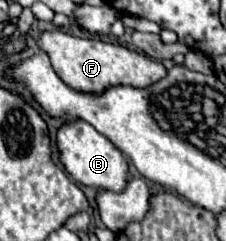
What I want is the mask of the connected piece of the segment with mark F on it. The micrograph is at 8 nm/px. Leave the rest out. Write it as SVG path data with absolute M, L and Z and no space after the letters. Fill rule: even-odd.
M61 31L41 33L37 39L37 45L41 51L45 51L49 55L55 73L69 87L73 87L77 91L101 93L111 85L149 87L167 75L165 67L159 61L149 59L147 55L131 51L123 45L113 45L113 43L105 43L105 41L95 41L95 39L79 39L69 33L61 33Z

